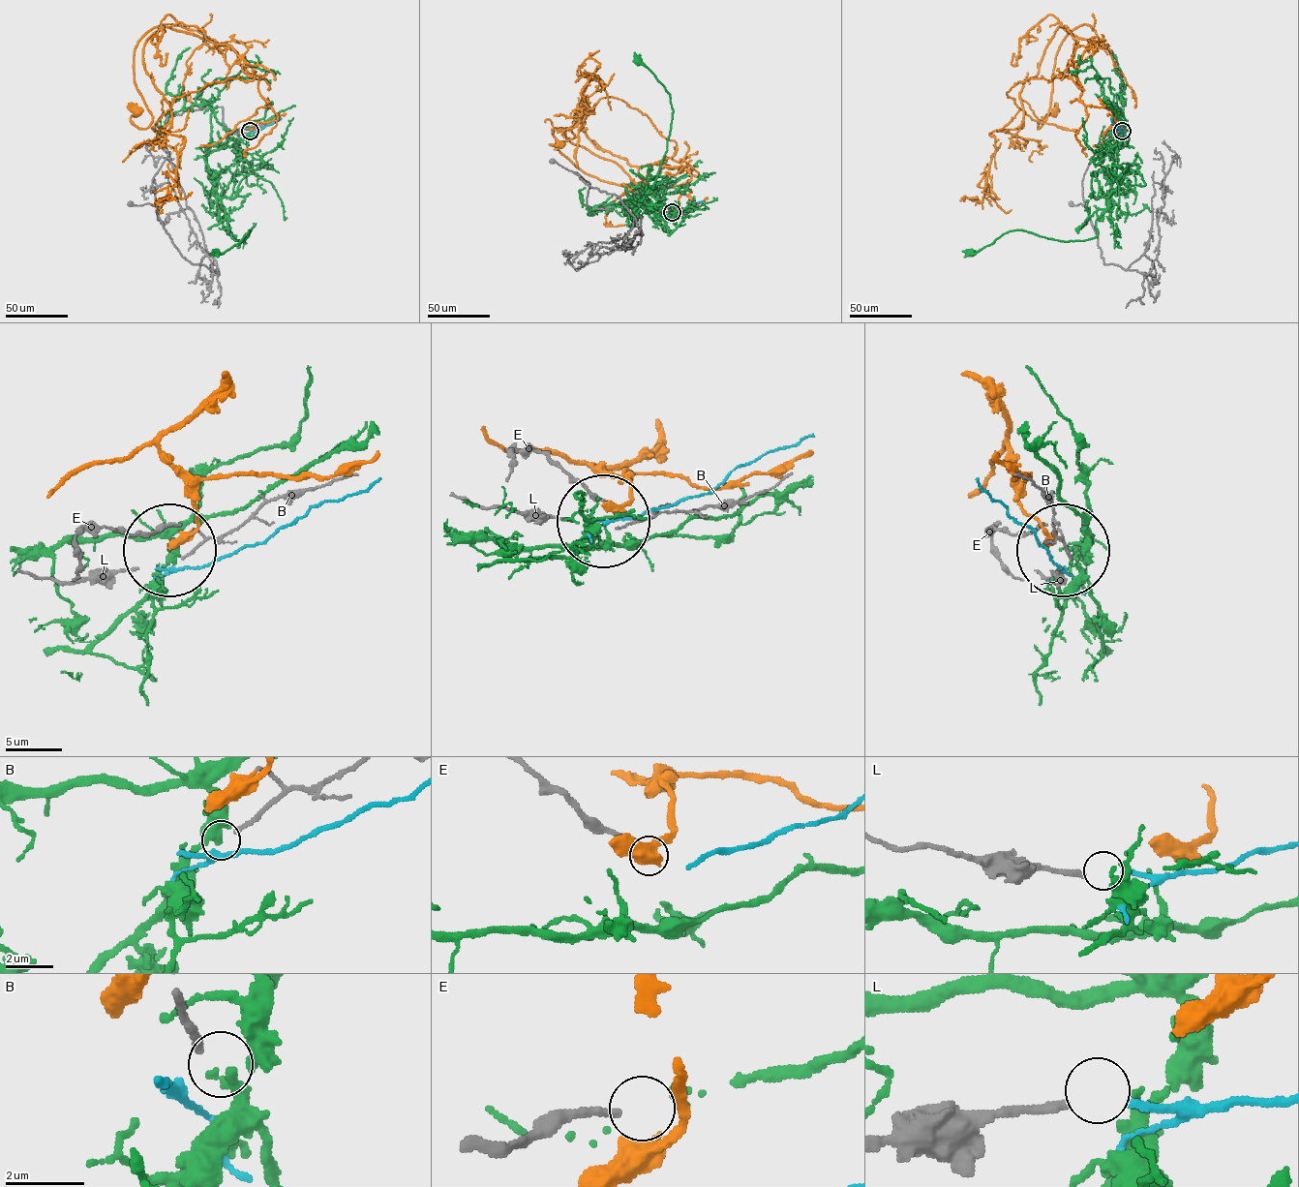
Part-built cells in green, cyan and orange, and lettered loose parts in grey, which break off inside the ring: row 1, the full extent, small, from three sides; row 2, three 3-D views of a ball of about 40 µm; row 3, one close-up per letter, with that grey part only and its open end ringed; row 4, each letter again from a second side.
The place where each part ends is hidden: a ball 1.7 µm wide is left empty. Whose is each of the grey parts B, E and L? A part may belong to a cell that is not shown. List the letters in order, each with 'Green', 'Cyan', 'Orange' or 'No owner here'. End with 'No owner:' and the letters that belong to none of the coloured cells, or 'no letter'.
B: Green
E: No owner here
L: Cyan
No owner: E

